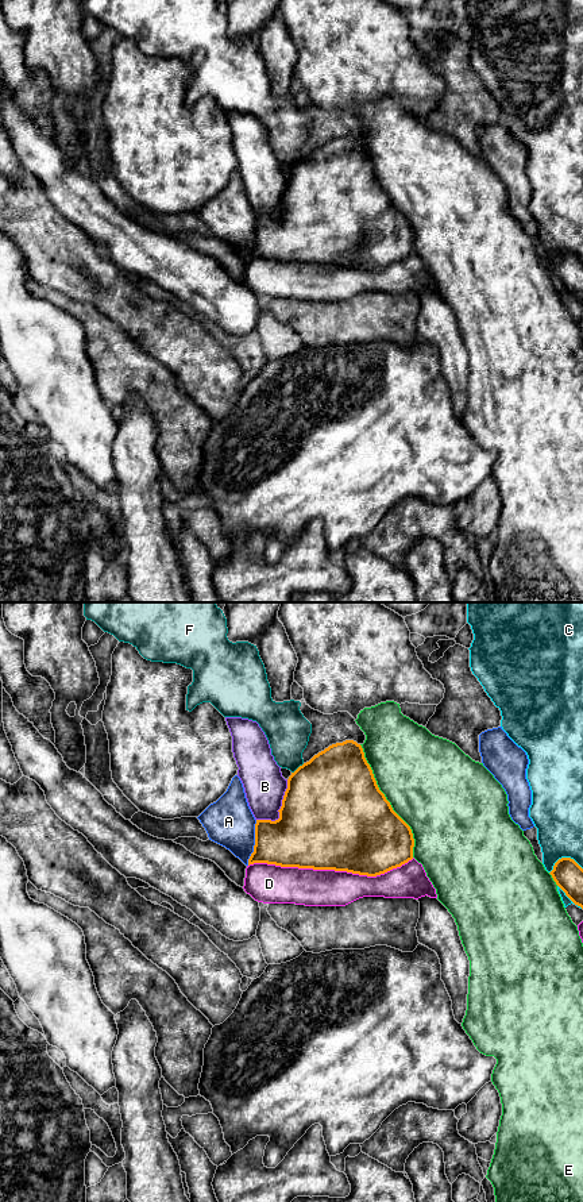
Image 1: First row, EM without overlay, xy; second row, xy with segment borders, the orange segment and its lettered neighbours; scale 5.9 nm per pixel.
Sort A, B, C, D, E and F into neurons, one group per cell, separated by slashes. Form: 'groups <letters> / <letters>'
groups A / B F / C / D / E

